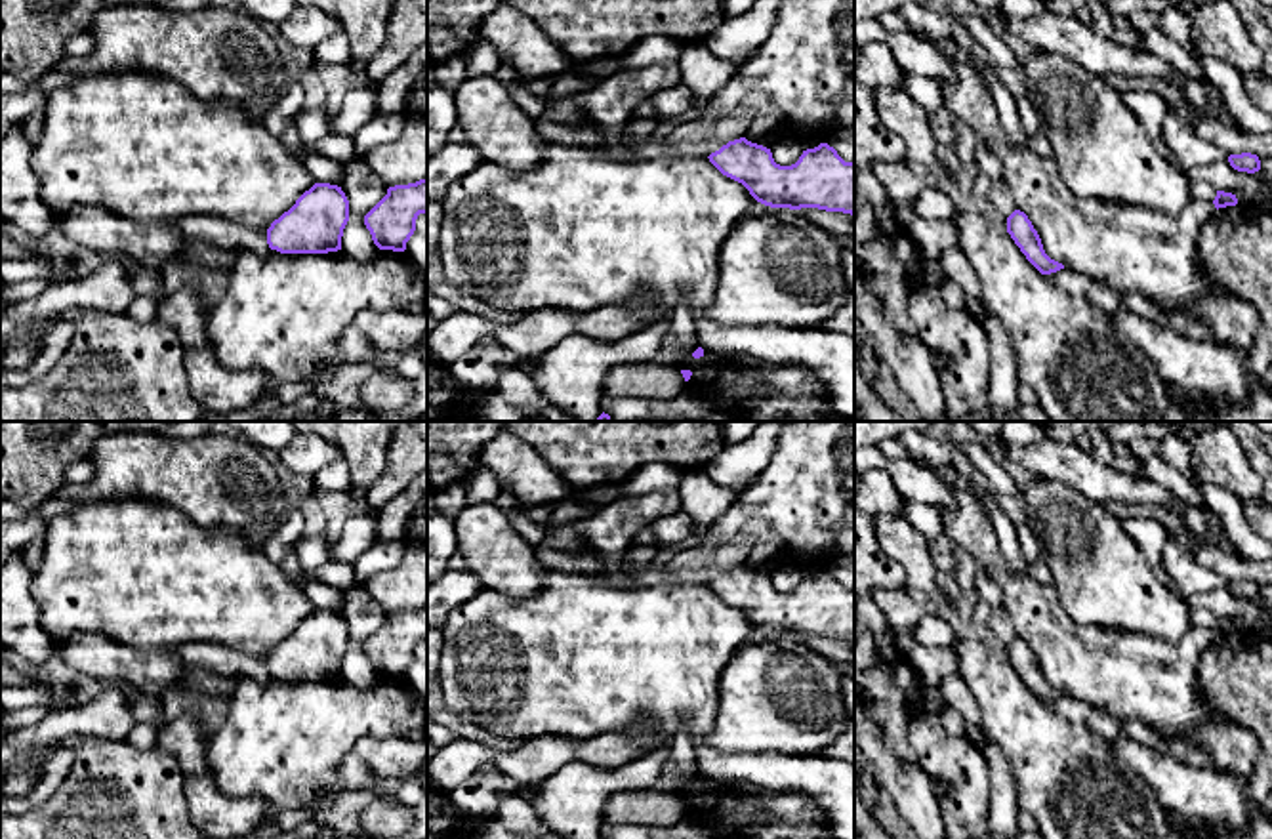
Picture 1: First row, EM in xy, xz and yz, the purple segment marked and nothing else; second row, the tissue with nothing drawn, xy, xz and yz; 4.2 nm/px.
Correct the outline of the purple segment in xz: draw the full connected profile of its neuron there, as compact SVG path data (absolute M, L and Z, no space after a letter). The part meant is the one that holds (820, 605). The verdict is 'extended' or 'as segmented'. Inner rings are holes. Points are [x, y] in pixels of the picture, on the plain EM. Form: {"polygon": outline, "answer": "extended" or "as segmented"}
{"polygon": "M746 564L728 568L708 585L757 627L748 645L767 643L776 635L854 643L854 589L845 589L828 570L803 578L791 593L776 591L770 576Z", "answer": "extended"}

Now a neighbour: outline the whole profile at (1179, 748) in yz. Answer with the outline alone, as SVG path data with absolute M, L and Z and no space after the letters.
M1139 719L1121 721L1121 730L1158 751L1175 757L1186 767L1217 770L1207 753L1190 746L1184 738L1167 738Z

